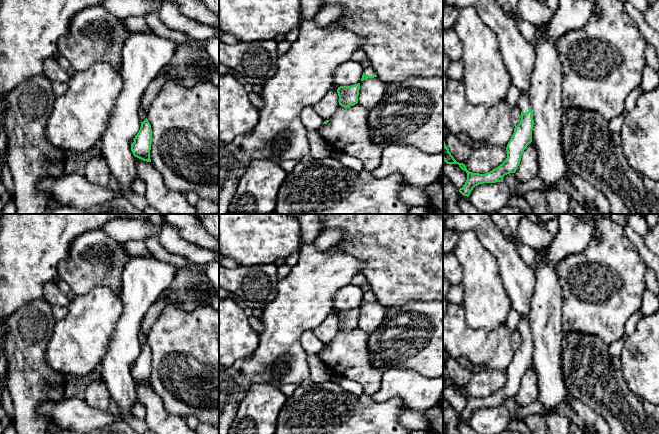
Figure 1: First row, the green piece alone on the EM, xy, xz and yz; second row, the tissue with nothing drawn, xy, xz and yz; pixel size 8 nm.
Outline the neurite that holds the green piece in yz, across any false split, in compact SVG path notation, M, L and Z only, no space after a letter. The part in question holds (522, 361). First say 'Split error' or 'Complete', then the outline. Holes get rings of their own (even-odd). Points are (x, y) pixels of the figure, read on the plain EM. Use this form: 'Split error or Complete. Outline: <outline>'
Split error. Outline: M520 316L517 330L521 334L521 344L515 350L514 357L507 368L507 382L500 390L490 396L479 398L468 395L465 388L459 387L454 383L443 364L443 384L447 388L458 388L467 397L467 404L463 411L459 413L462 419L468 421L475 410L483 407L503 406L505 399L516 396L524 374L532 366L534 349L533 335L528 318Z

